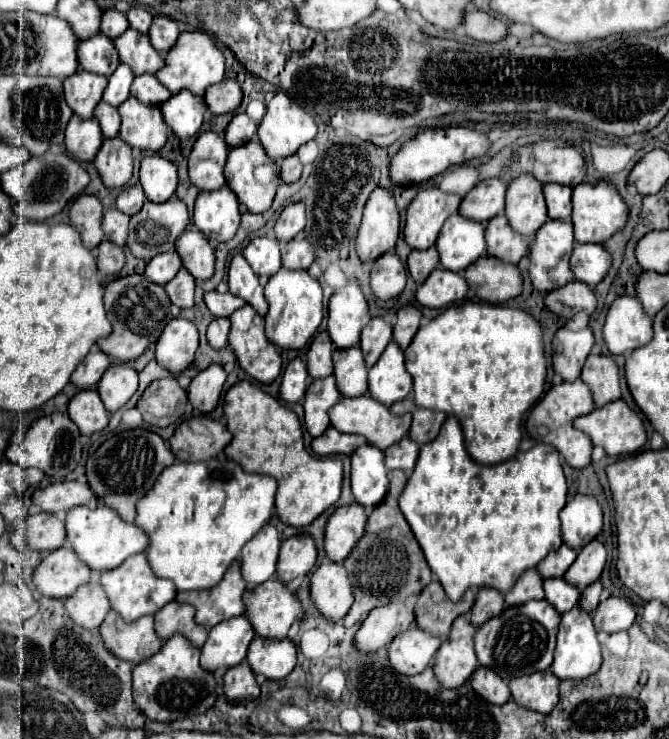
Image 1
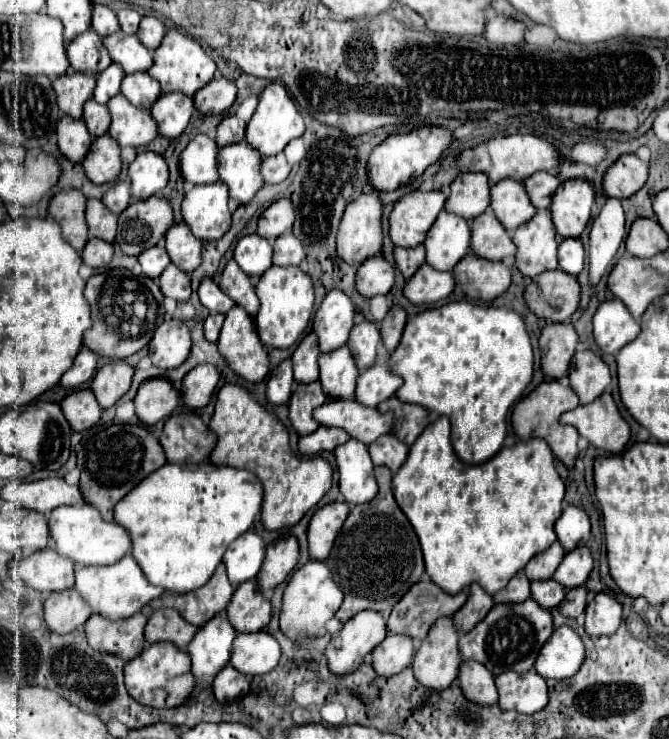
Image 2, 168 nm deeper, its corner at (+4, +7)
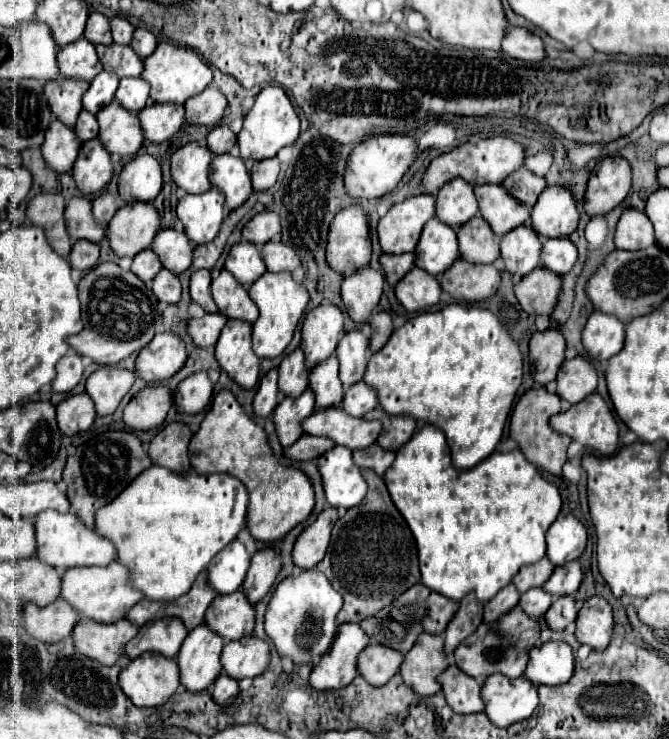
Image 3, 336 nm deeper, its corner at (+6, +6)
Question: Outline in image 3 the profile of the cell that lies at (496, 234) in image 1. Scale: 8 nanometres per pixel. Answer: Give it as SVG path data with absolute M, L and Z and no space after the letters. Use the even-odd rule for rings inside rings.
M477 214L459 228L457 240L461 258L473 264L493 264L493 260L497 260L501 254L499 240L495 238L489 222L481 214Z

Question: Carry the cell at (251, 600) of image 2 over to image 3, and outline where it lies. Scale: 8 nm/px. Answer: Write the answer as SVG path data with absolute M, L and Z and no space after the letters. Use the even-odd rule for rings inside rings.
M243 590L217 596L205 614L205 624L227 642L241 640L243 636L253 634L255 608Z

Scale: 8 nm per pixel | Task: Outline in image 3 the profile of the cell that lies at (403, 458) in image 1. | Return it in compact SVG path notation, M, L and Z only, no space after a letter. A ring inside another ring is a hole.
M375 442L373 446L353 450L353 460L359 468L373 468L379 476L383 476L387 472L387 468L393 464L395 454L377 446L377 442Z

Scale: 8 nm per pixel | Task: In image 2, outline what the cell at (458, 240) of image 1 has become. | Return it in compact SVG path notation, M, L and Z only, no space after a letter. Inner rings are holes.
M447 211L439 213L435 225L429 229L425 239L427 263L433 269L451 271L469 251L471 229L463 217L451 215Z

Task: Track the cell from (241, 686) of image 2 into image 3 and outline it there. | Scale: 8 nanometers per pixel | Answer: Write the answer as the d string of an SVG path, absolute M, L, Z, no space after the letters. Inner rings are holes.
M225 672L213 682L213 690L211 690L211 698L219 704L219 706L229 706L239 694L239 684L237 680L233 680L231 676L227 676Z

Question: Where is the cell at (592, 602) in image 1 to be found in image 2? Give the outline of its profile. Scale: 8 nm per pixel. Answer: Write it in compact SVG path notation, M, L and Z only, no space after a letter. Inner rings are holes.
M575 587L575 589L567 589L565 599L559 603L559 613L569 617L569 619L577 619L583 611L585 611L585 601L587 597L587 589L585 587Z

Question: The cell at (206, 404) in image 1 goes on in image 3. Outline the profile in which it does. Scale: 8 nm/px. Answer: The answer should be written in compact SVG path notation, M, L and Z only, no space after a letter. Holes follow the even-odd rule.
M195 372L179 382L173 400L181 414L199 414L207 408L213 394L213 384L207 372Z

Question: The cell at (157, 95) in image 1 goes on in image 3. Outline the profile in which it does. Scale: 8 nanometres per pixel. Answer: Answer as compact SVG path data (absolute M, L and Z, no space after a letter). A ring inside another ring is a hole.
M121 78L115 98L125 110L137 114L149 104L149 84L143 78Z

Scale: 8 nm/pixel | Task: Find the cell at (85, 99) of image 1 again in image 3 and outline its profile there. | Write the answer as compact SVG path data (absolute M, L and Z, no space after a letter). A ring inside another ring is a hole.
M57 78L45 84L45 96L49 100L51 112L65 122L67 126L75 126L77 116L83 108L81 98L87 92L89 82L73 80L73 78Z

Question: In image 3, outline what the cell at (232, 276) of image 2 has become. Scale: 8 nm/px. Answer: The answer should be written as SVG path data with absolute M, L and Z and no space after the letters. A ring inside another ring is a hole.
M221 270L221 274L211 282L211 294L219 306L219 312L227 318L239 318L249 324L257 320L257 306L251 302L247 290L227 270Z

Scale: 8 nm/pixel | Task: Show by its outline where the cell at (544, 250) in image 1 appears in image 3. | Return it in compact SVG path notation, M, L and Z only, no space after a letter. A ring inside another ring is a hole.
M519 226L501 240L501 258L515 276L525 276L541 262L541 240L531 226Z

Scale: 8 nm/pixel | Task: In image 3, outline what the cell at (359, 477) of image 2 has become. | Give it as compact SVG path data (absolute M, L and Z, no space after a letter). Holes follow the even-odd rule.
M335 446L317 458L317 466L323 478L323 490L327 502L335 508L353 508L367 494L367 482L361 468L353 462L353 454L345 446Z

